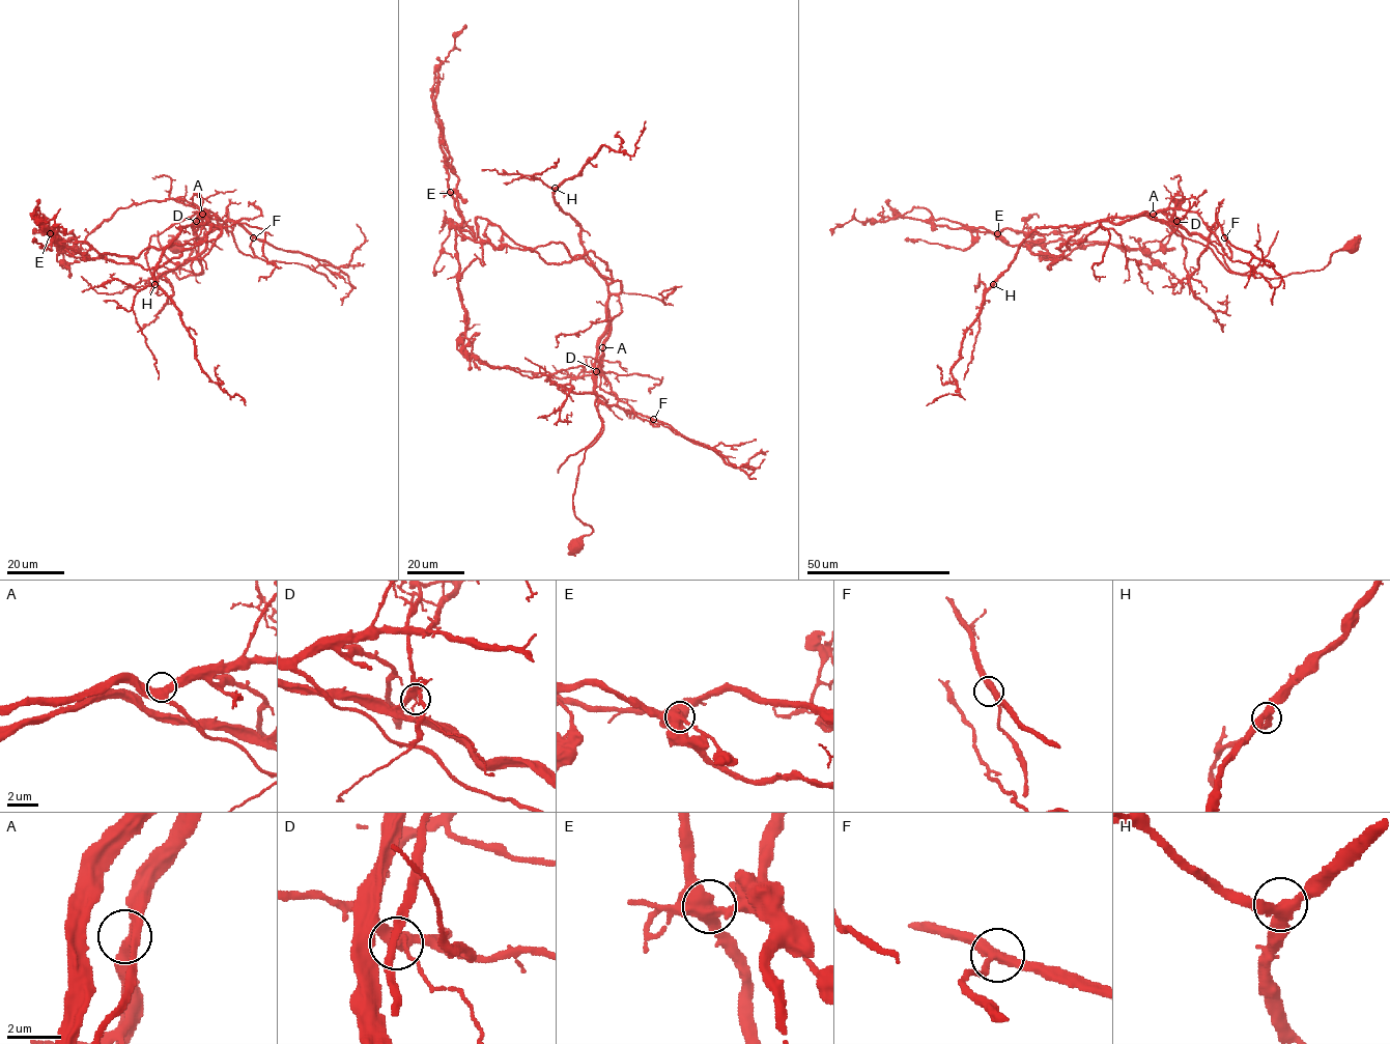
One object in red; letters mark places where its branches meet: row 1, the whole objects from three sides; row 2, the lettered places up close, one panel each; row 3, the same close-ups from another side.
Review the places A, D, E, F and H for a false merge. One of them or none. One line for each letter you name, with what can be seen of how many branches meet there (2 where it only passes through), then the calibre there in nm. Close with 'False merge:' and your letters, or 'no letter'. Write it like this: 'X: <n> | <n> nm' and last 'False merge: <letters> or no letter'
E: 3 | 480 nm
False merge: E

